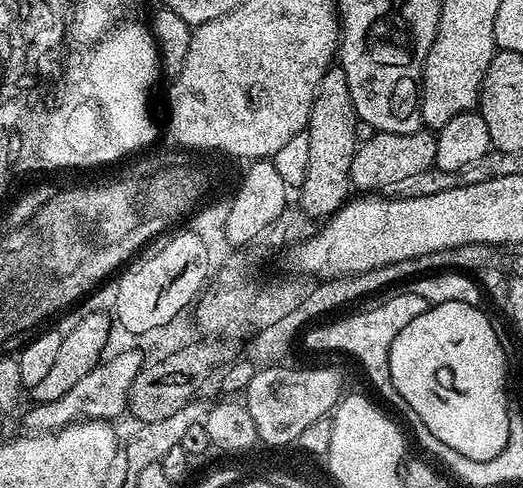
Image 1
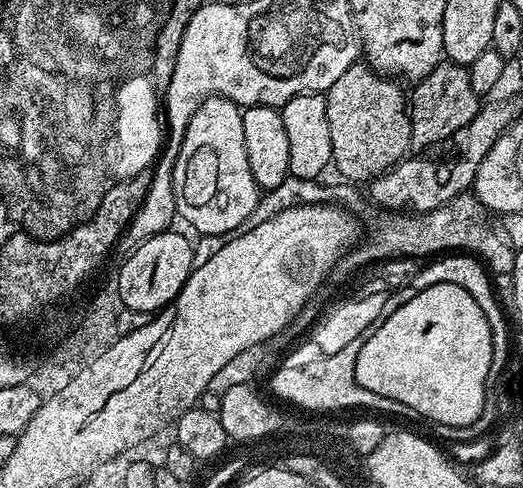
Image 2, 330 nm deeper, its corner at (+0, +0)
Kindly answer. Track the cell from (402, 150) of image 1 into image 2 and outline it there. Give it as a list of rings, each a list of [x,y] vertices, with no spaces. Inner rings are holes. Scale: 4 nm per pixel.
[[[441,62],[425,80],[419,81],[412,92],[412,148],[428,148],[431,144],[451,141],[462,126],[469,124],[482,106],[481,97],[476,95],[470,84],[468,68],[462,64]]]

